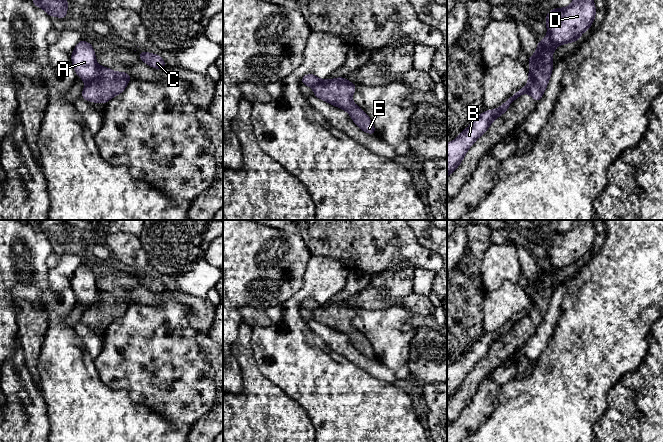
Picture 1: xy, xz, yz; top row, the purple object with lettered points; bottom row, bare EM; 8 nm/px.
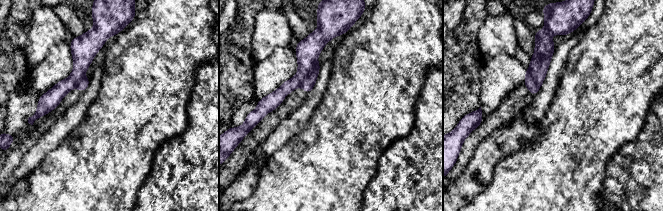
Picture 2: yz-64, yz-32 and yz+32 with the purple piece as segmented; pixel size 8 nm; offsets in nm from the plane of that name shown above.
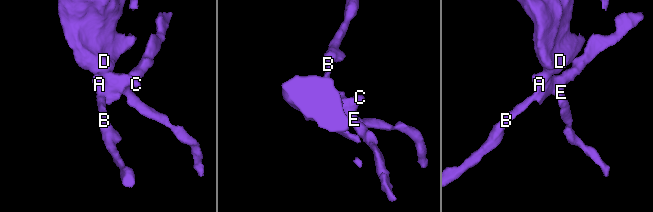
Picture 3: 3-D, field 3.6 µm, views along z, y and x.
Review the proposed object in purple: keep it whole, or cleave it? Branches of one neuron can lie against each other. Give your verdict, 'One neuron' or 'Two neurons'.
Two neurons

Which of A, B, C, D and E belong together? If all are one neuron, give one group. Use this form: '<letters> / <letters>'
A B D / C E

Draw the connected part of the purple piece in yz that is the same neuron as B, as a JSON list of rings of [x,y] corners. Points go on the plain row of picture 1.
[[[539,264],[534,279],[532,281],[527,281],[528,286],[531,290],[531,293],[528,296],[529,303],[527,309],[519,313],[515,318],[509,321],[507,325],[504,326],[498,333],[489,335],[484,334],[480,340],[472,344],[467,353],[462,354],[462,356],[455,364],[447,367],[447,402],[452,396],[457,393],[468,373],[482,358],[484,358],[488,354],[491,347],[496,342],[504,338],[508,334],[512,326],[529,315],[529,312],[535,303],[536,297],[543,287],[544,279],[544,264]]]

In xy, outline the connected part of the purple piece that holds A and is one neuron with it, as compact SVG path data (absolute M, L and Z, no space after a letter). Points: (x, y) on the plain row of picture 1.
M81 263L71 278L71 286L76 299L86 309L90 308L98 291L93 270L84 263Z

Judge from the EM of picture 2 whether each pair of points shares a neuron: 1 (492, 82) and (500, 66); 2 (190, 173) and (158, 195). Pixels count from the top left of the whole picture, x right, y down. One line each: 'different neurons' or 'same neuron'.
1: same neuron
2: same neuron

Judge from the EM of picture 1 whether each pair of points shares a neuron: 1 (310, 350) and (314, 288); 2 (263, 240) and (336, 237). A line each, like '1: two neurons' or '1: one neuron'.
1: one neuron
2: two neurons

